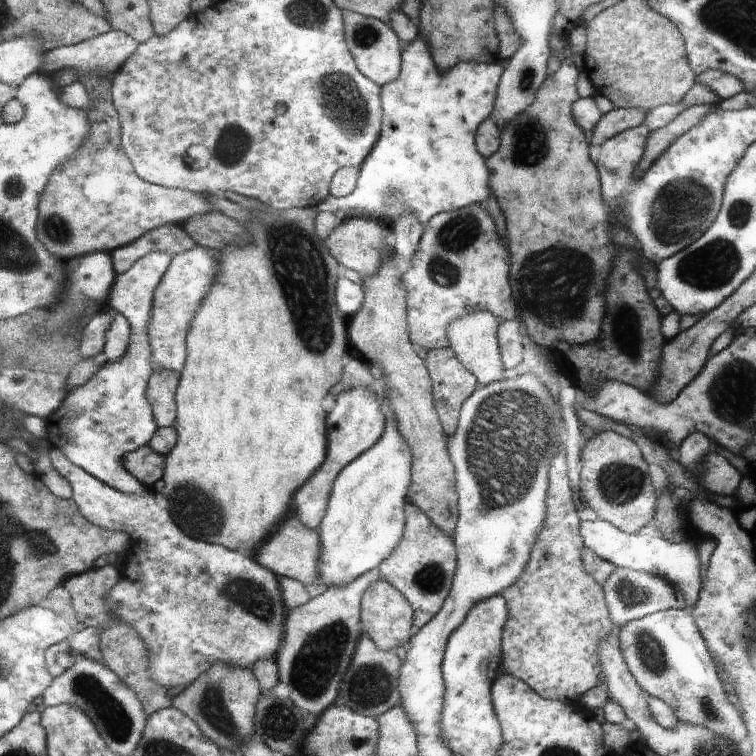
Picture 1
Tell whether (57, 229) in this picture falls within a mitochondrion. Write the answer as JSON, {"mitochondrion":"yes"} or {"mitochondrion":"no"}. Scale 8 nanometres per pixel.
{"mitochondrion":"yes"}

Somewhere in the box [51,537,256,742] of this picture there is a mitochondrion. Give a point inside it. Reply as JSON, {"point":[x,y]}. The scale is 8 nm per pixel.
{"point":[211,705]}

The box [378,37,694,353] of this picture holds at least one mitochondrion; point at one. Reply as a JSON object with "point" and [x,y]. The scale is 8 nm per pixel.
{"point":[545,275]}

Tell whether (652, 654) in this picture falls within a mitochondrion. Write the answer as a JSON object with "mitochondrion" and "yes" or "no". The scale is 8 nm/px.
{"mitochondrion":"yes"}

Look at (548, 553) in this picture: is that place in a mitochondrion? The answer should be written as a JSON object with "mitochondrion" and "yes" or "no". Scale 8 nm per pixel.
{"mitochondrion":"yes"}

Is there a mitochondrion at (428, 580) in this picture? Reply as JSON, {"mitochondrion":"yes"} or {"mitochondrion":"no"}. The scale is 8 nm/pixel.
{"mitochondrion":"yes"}

